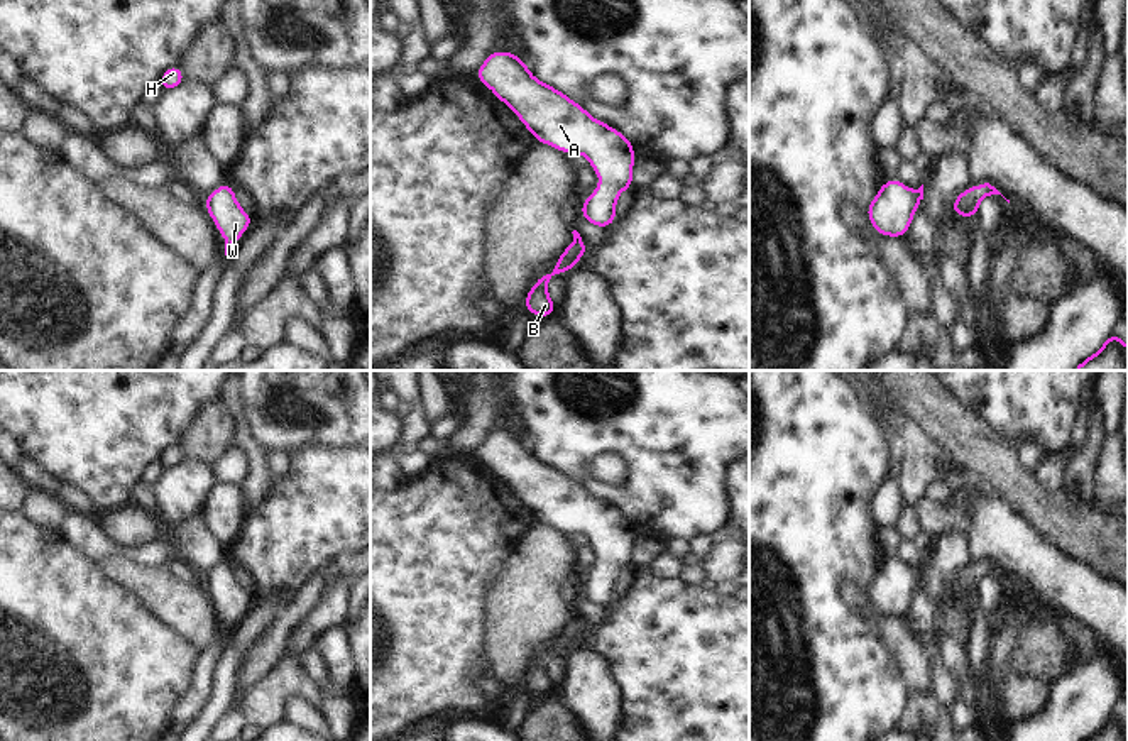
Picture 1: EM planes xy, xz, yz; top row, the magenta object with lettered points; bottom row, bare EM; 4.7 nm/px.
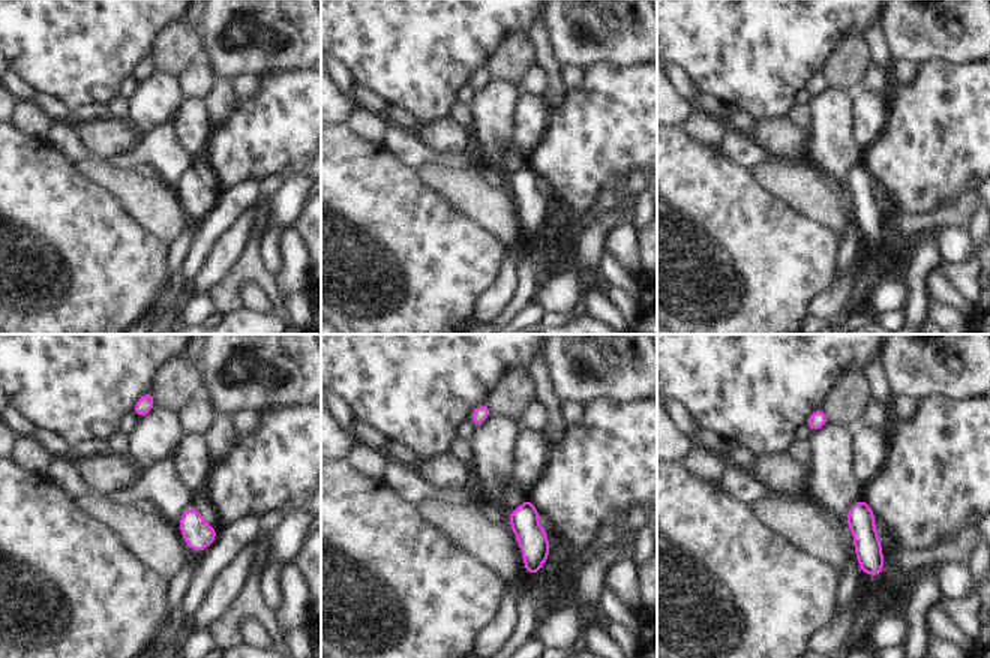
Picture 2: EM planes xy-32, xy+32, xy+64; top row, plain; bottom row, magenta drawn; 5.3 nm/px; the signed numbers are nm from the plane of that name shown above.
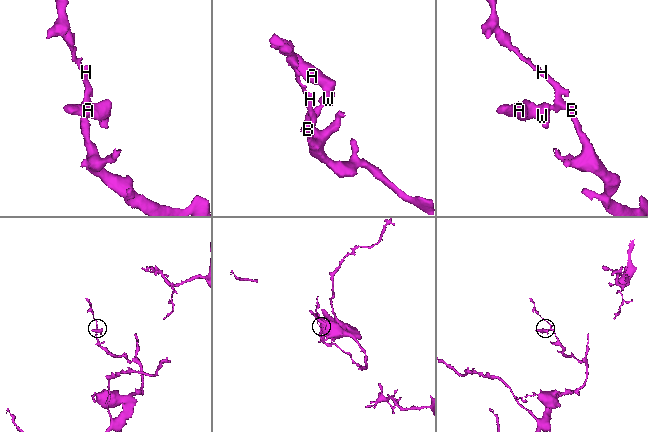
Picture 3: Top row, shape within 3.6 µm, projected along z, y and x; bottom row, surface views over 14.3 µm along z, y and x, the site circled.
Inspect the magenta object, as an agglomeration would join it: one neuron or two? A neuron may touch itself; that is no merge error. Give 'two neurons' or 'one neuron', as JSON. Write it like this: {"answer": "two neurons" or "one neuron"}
{"answer": "one neuron"}

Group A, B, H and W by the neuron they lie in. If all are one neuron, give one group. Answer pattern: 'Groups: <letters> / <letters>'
Groups: A B H W.

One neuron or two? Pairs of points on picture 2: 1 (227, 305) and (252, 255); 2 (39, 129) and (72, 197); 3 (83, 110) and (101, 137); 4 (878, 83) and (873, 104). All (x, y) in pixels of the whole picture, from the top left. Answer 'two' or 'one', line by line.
1: one
2: two
3: two
4: two

